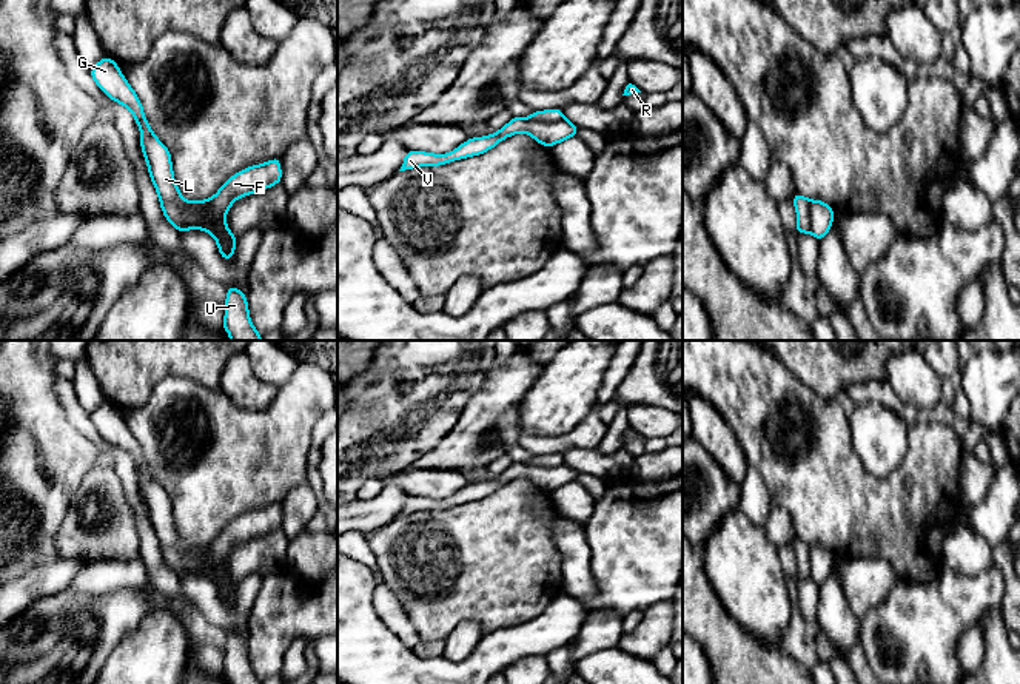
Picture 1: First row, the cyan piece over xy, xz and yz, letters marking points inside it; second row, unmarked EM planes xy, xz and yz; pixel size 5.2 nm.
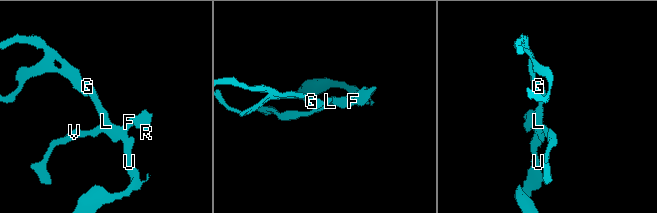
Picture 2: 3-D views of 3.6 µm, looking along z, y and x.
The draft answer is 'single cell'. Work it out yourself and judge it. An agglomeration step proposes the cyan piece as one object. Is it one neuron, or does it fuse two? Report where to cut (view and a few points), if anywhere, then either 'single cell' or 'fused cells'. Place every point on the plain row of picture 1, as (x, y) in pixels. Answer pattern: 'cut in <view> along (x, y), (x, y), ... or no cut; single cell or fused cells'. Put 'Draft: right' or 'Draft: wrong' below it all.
no cut; single cell
Draft: right

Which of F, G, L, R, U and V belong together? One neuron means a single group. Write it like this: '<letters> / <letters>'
F G L R U V

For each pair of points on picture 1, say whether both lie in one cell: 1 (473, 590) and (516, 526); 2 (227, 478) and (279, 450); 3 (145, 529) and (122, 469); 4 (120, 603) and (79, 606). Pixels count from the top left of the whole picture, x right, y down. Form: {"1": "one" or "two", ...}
{"1": "one", "2": "one", "3": "one", "4": "one"}

